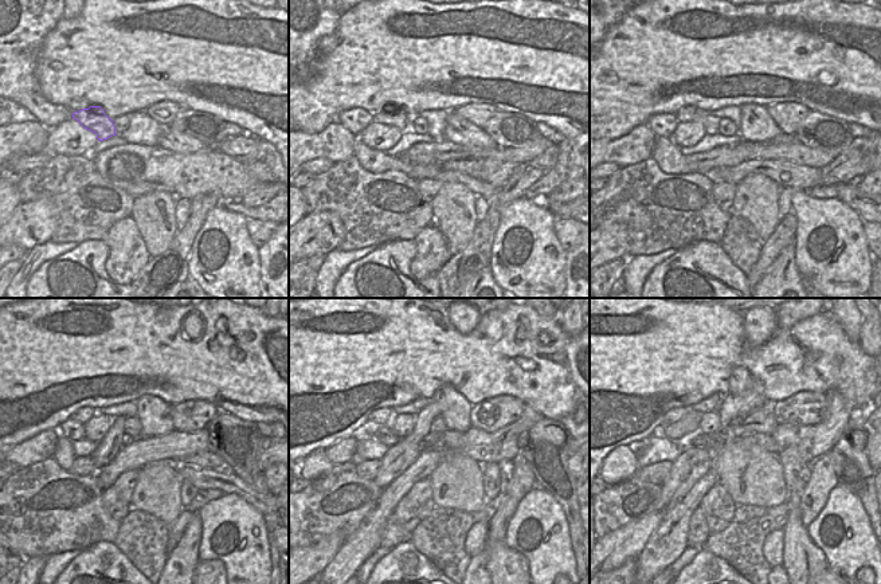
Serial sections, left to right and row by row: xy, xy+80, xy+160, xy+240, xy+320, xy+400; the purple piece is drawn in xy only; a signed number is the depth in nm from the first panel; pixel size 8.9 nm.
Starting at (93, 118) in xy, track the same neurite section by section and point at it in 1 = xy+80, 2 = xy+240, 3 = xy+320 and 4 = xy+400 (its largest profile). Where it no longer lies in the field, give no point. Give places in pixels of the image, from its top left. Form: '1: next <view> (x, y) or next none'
1: next xy+80 (391, 114)
2: next xy+240 (85, 414)
3: next xy+320 (383, 415)
4: next xy+400 (676, 414)

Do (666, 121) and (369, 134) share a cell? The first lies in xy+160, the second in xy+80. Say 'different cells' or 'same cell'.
different cells

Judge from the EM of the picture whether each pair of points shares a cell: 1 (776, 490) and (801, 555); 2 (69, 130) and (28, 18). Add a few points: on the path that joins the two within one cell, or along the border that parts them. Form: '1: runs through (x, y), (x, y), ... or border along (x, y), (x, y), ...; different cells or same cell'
1: border along (789, 492), (784, 501); different cells
2: border along (71, 117), (50, 129); different cells

